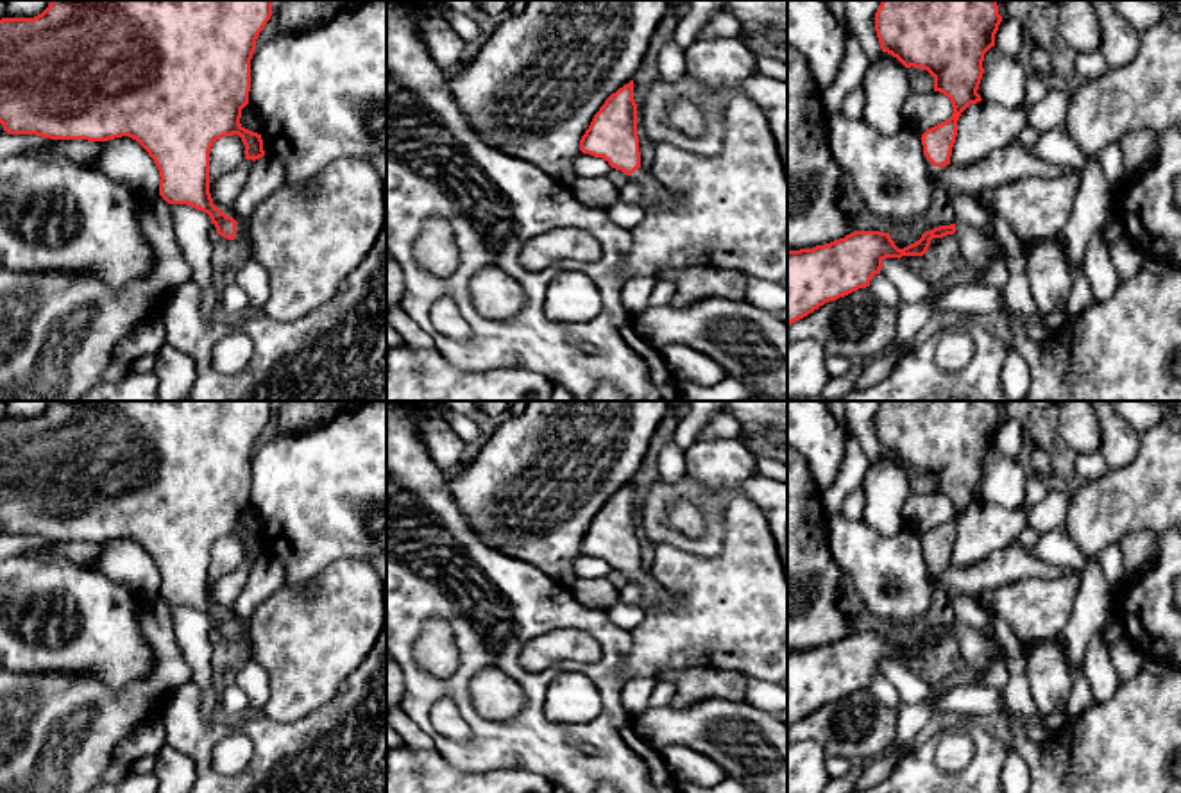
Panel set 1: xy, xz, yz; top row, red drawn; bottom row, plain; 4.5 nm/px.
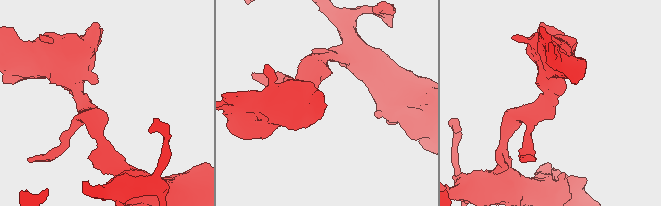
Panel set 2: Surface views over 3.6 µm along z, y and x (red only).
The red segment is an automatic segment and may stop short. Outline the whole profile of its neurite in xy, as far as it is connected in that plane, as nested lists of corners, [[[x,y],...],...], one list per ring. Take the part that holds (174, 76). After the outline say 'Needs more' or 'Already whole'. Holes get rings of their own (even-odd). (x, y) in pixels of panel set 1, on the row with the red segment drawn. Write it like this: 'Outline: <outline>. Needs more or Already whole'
Outline: [[[52,0],[48,7],[34,18],[0,20],[0,124],[7,134],[36,134],[50,140],[88,140],[107,141],[122,136],[136,140],[154,159],[159,170],[159,195],[168,204],[186,204],[209,215],[217,233],[227,240],[245,238],[249,231],[220,211],[209,193],[209,150],[224,136],[238,134],[245,145],[245,159],[265,156],[261,134],[240,124],[242,109],[249,104],[251,59],[256,39],[272,16],[272,0]]]. Needs more

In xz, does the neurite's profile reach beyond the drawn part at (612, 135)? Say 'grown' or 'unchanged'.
grown

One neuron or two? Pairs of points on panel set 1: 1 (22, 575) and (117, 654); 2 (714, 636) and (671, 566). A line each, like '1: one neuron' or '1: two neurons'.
1: one neuron
2: one neuron

